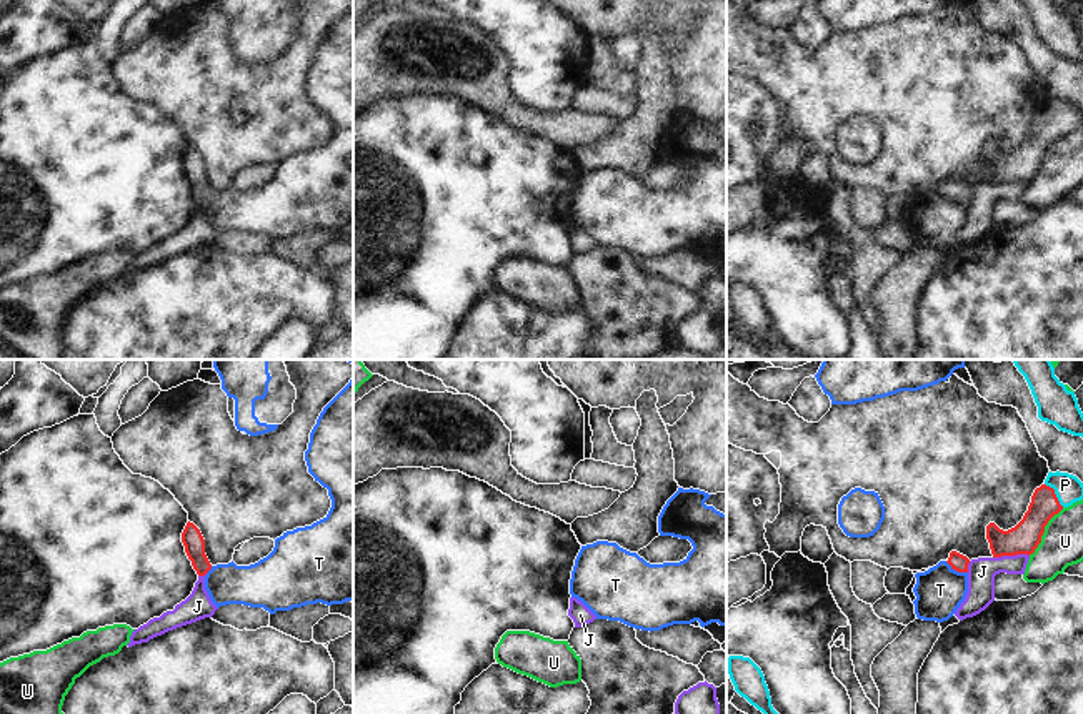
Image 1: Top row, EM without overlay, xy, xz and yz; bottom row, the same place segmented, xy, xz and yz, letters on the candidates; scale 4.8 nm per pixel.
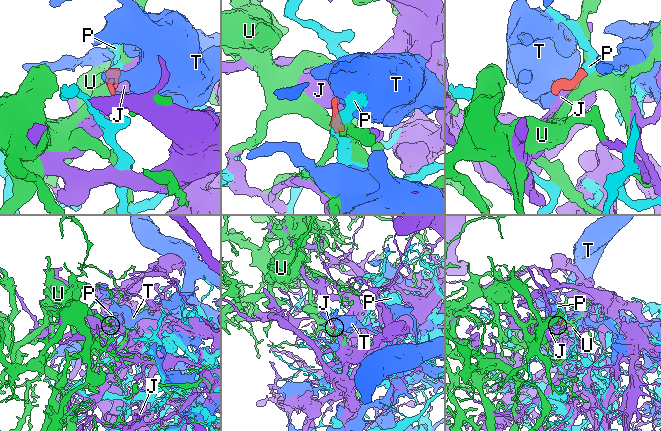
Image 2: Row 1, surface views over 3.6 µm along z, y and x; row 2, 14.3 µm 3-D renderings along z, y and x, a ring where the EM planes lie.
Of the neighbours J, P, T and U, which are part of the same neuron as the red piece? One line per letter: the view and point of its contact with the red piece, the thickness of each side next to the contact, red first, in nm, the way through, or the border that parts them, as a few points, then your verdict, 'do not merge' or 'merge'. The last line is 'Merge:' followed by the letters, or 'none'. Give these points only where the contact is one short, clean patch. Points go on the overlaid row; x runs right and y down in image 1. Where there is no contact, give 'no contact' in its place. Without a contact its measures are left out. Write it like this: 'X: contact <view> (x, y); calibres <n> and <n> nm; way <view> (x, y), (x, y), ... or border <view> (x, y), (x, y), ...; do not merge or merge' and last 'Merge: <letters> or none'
J: contact yz (1010, 555); calibres 150 and 140 nm; do not merge
P: contact yz (1055, 495); calibres 150 and 140 nm; way yz (1025, 536), (1042, 508), (1055, 495), (1068, 490); merge
T: contact yz (957, 570); calibres 80 and 240 nm; border yz (945, 561), (955, 570), (967, 573); do not merge
U: contact yz (1043, 531); calibres 150 and 200 nm; border yz (1063, 508), (1048, 521), (1042, 541), (1028, 555); do not merge
Merge: P

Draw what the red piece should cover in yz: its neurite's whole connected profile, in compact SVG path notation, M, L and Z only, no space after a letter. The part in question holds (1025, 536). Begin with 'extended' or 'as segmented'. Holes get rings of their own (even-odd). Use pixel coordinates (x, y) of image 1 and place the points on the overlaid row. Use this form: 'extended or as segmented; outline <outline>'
extended; outline M1048 473L1045 483L1035 489L1023 519L1003 531L995 523L986 526L986 539L993 558L1033 554L1048 521L1063 508L1083 499L1083 483L1068 473Z

